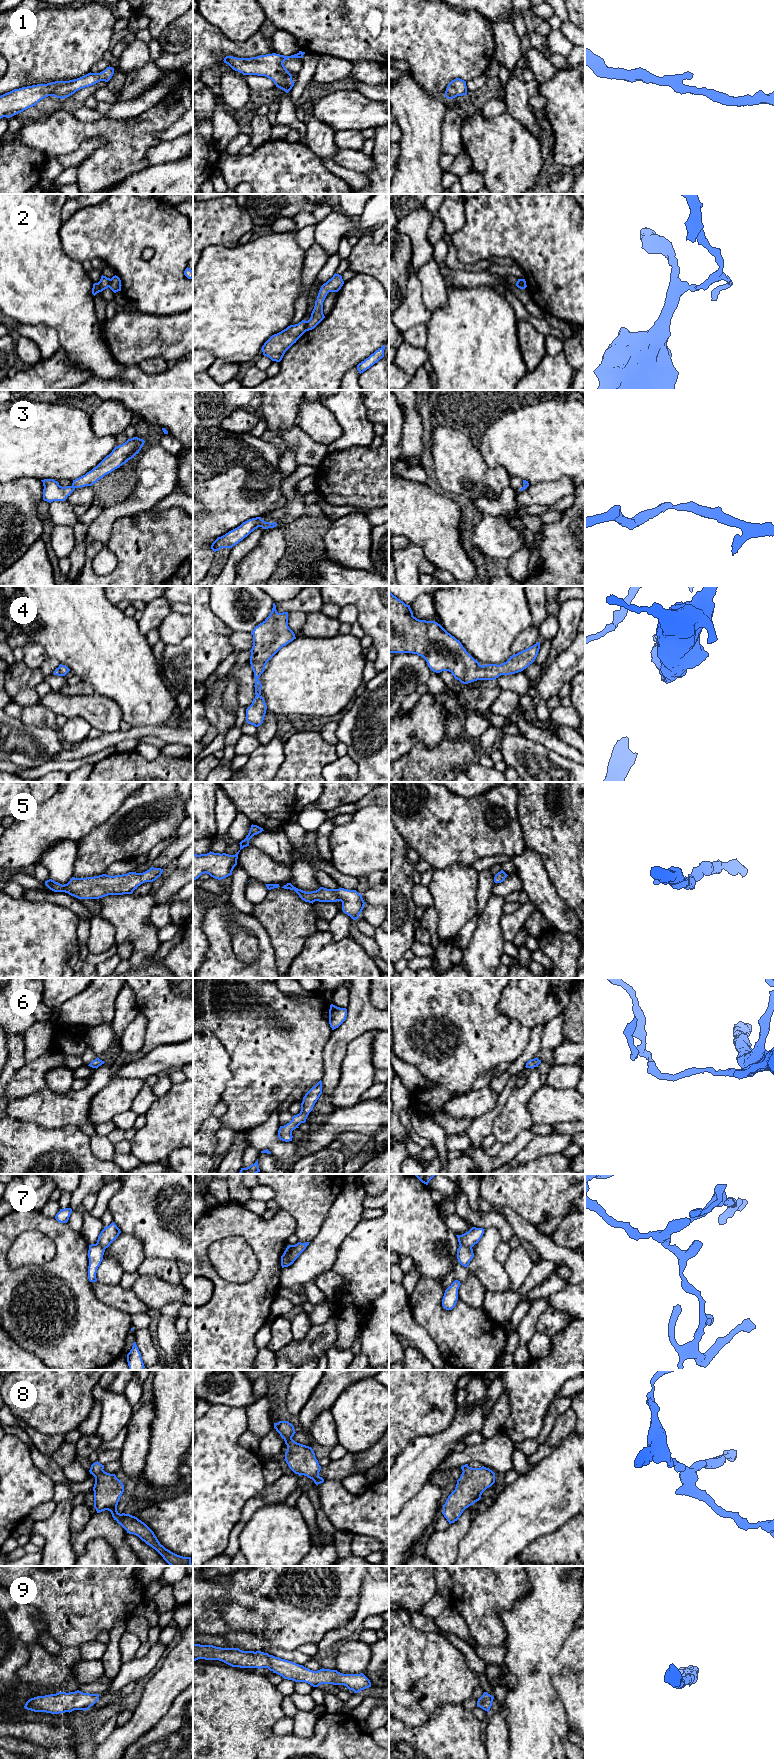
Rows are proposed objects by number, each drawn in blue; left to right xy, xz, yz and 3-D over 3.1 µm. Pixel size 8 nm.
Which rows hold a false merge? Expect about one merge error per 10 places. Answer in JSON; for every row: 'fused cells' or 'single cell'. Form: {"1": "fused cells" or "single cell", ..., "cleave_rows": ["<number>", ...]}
{"1": "single cell", "2": "fused cells", "3": "single cell", "4": "single cell", "5": "single cell", "6": "single cell", "7": "fused cells", "8": "single cell", "9": "single cell", "cleave_rows": ["2", "7"]}

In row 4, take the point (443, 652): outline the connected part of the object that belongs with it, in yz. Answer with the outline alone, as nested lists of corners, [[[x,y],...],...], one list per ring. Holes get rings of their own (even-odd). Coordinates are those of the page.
[[[389,591],[389,653],[412,653],[423,657],[428,667],[436,673],[449,671],[463,684],[477,680],[495,680],[501,675],[523,671],[532,664],[539,652],[540,642],[510,656],[500,664],[481,665],[463,647],[461,642],[435,621],[419,620],[413,616],[410,605],[406,605]]]

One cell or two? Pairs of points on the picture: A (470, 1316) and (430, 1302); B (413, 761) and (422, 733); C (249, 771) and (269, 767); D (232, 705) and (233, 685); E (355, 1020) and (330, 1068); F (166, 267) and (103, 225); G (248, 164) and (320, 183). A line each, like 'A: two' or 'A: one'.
A: one
B: two
C: one
D: one
E: one
F: one
G: one

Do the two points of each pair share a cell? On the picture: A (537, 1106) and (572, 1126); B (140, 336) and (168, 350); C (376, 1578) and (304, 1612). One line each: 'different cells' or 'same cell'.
A: different cells
B: same cell
C: different cells

